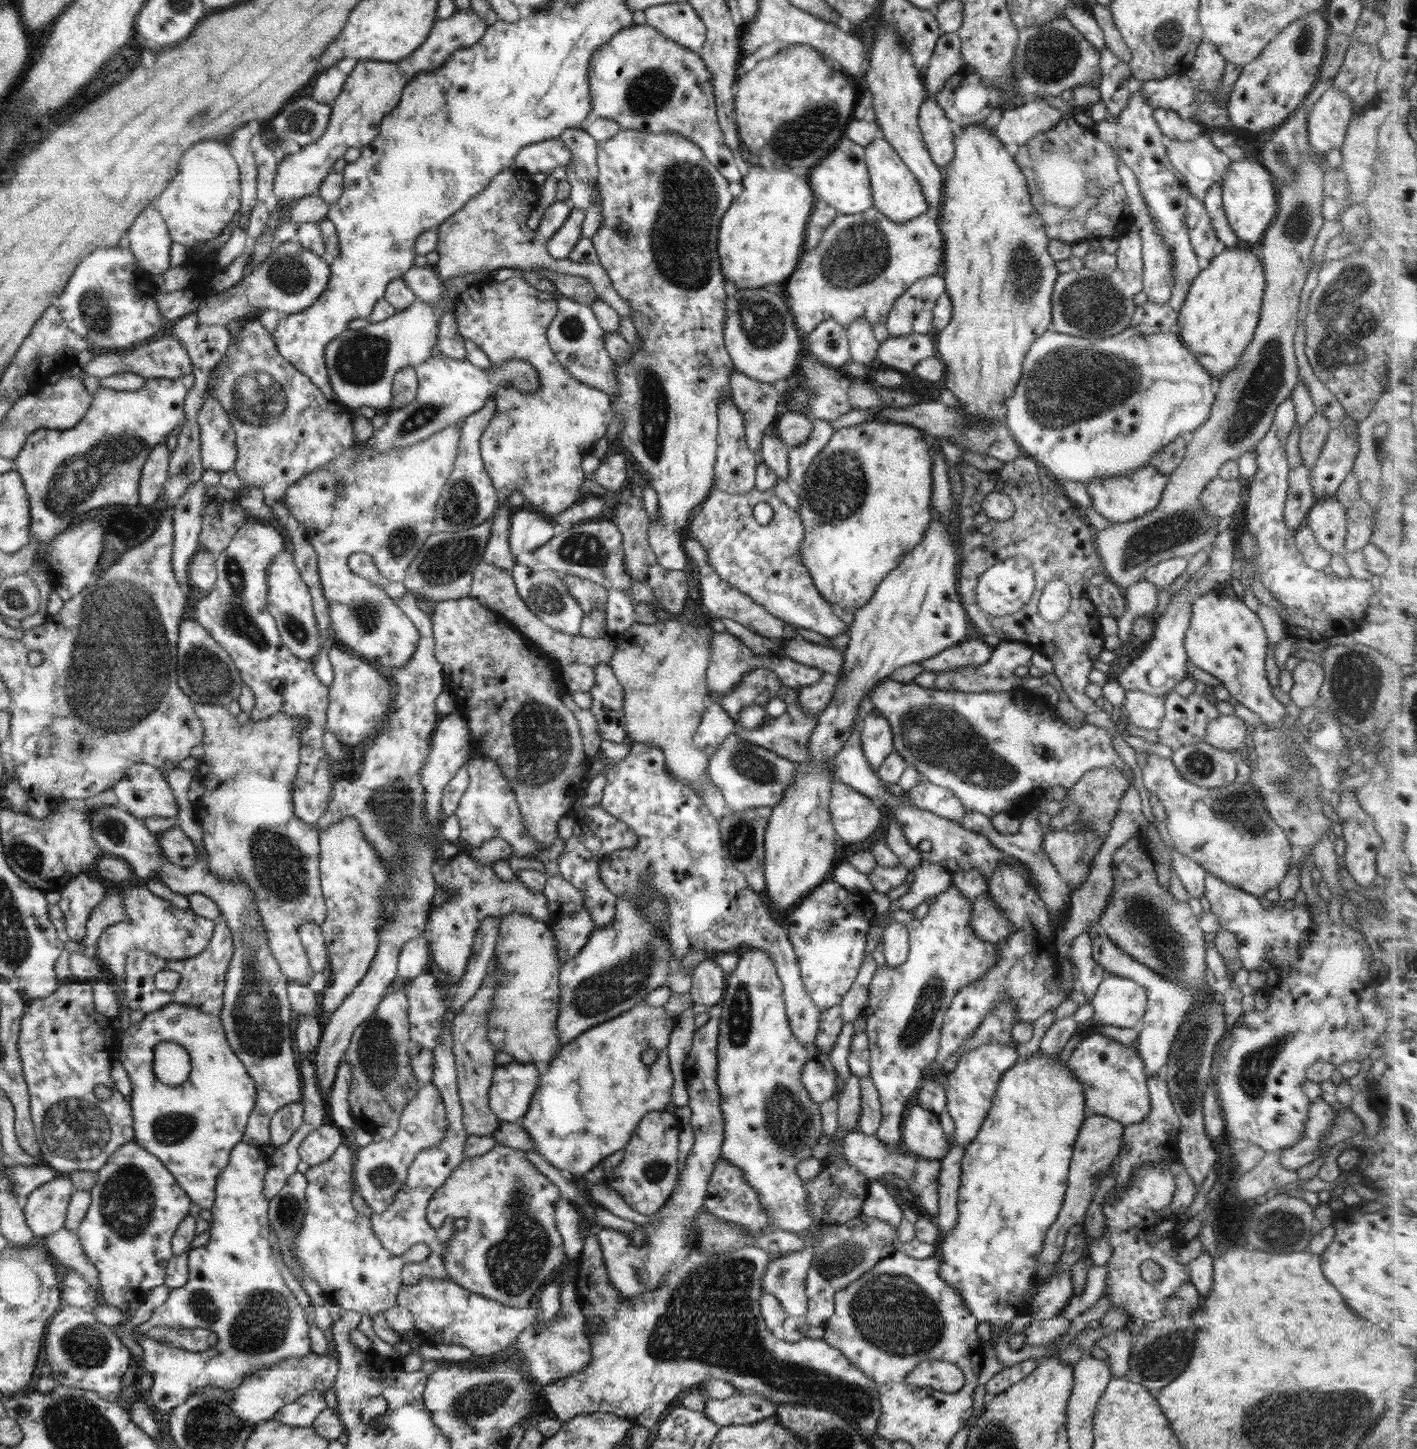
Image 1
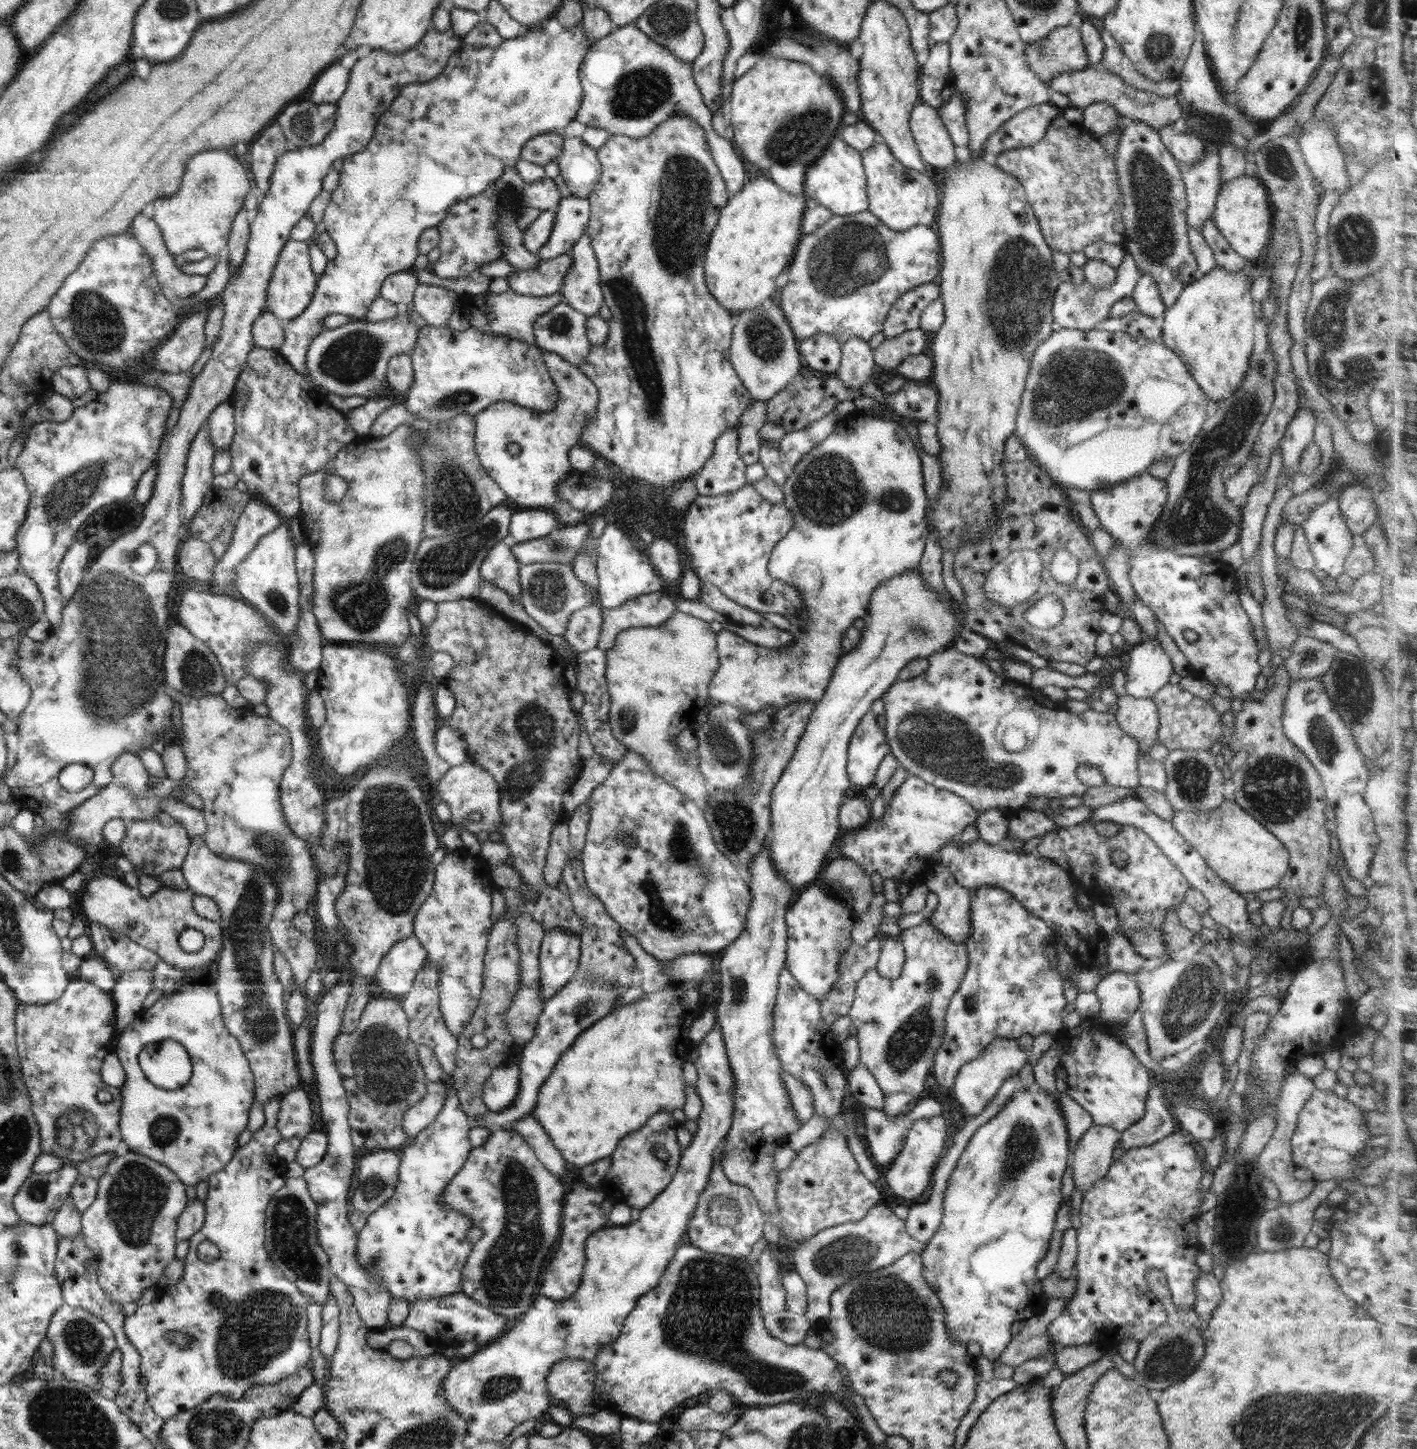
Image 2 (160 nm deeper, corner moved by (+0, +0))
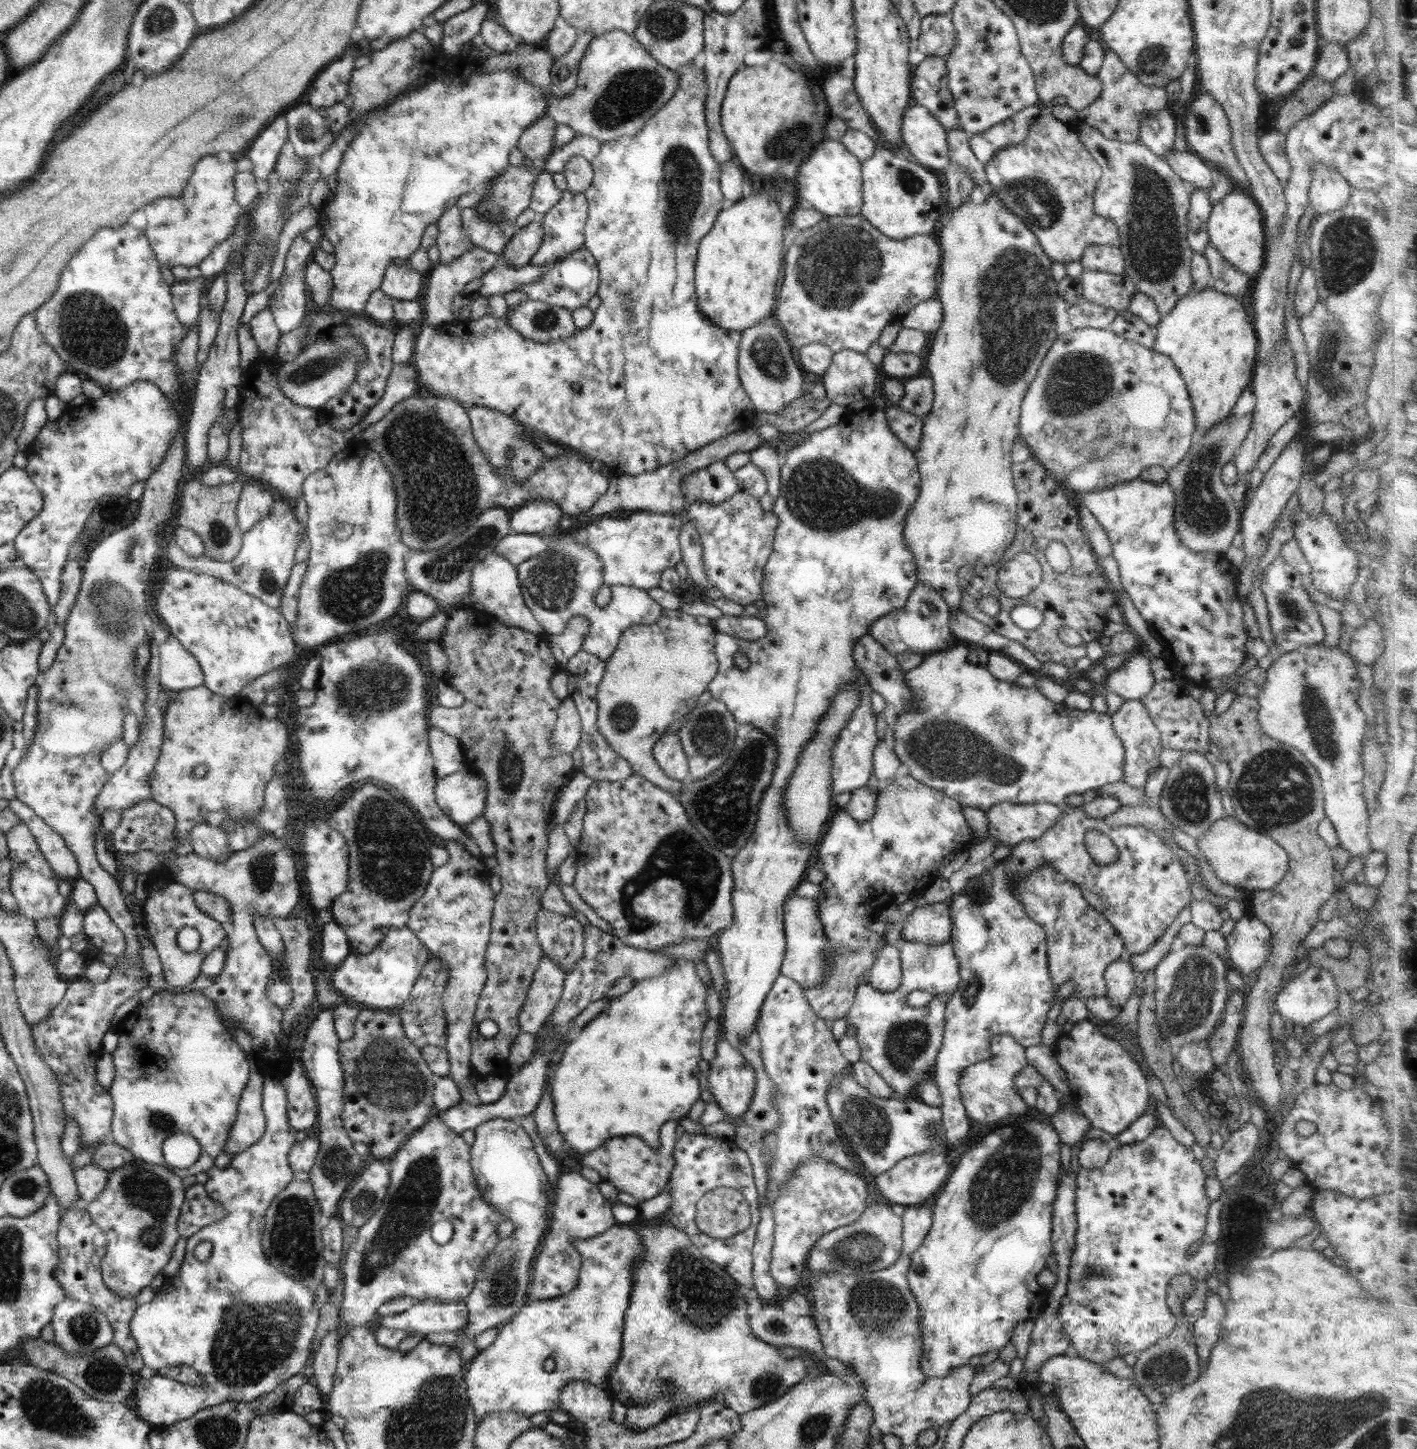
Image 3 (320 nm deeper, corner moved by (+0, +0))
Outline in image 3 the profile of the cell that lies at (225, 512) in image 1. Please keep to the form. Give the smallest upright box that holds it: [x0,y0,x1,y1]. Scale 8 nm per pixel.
[174,476,243,563]

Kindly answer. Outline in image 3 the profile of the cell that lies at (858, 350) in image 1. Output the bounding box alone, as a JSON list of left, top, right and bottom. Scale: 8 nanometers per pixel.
[821,349,878,408]

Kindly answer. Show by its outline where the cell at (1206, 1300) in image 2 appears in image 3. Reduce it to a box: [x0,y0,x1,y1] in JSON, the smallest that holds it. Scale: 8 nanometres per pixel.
[1193,1290,1225,1361]

